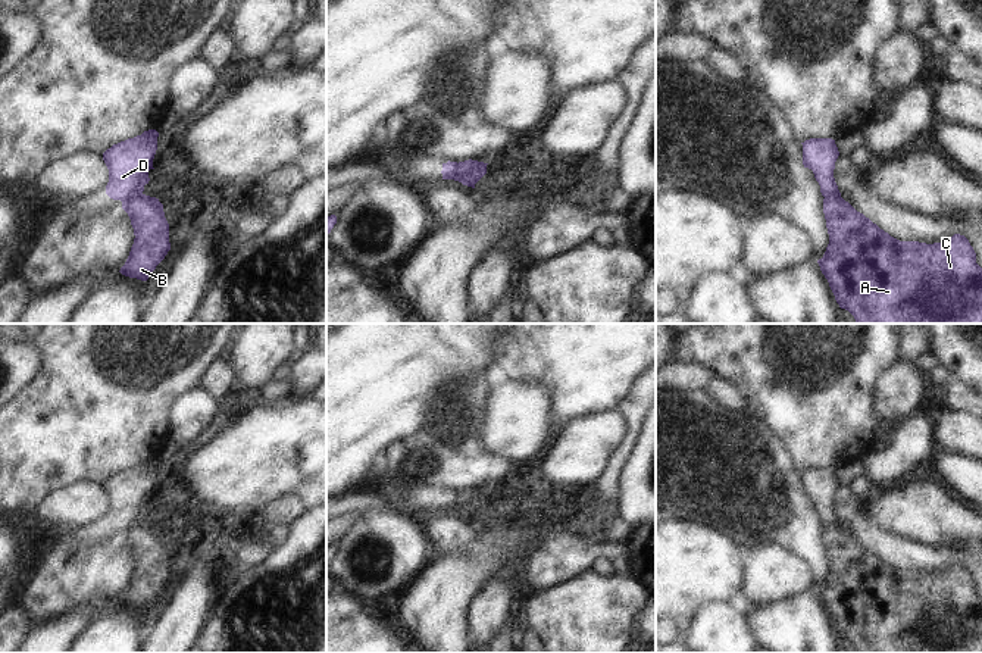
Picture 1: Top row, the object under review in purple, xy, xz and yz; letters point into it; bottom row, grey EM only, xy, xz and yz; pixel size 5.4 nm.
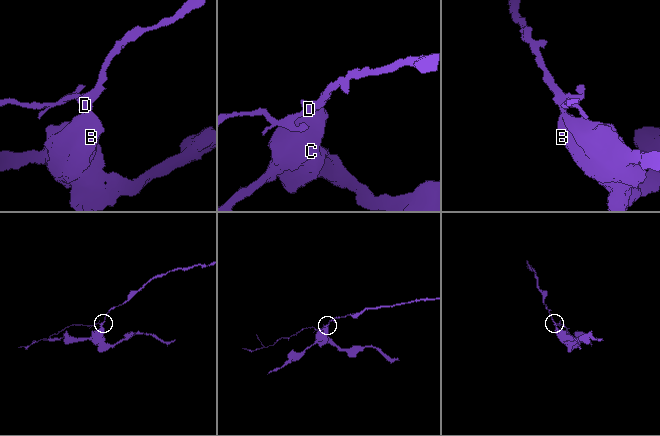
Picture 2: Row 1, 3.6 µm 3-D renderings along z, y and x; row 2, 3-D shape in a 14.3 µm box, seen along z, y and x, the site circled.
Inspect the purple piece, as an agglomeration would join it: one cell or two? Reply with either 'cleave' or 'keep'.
cleave

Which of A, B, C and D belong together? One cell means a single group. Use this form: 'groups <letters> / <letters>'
groups A B C / D

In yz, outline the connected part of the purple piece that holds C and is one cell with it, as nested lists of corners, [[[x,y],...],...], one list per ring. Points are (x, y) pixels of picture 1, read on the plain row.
[[[828,525],[823,528],[823,543],[829,563],[829,574],[822,588],[817,590],[822,603],[829,612],[841,638],[848,640],[856,653],[982,653],[982,597],[976,593],[976,582],[964,565],[954,563],[945,572],[919,572],[919,571],[900,571],[881,559],[863,543],[857,541],[842,527]]]

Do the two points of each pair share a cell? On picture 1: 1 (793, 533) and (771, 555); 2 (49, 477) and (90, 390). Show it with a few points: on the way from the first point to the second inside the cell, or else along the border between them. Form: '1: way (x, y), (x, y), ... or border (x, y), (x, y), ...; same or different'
1: border (747, 550), (762, 544), (784, 544), (809, 565); different
2: way (49, 455), (49, 443), (80, 412); same

